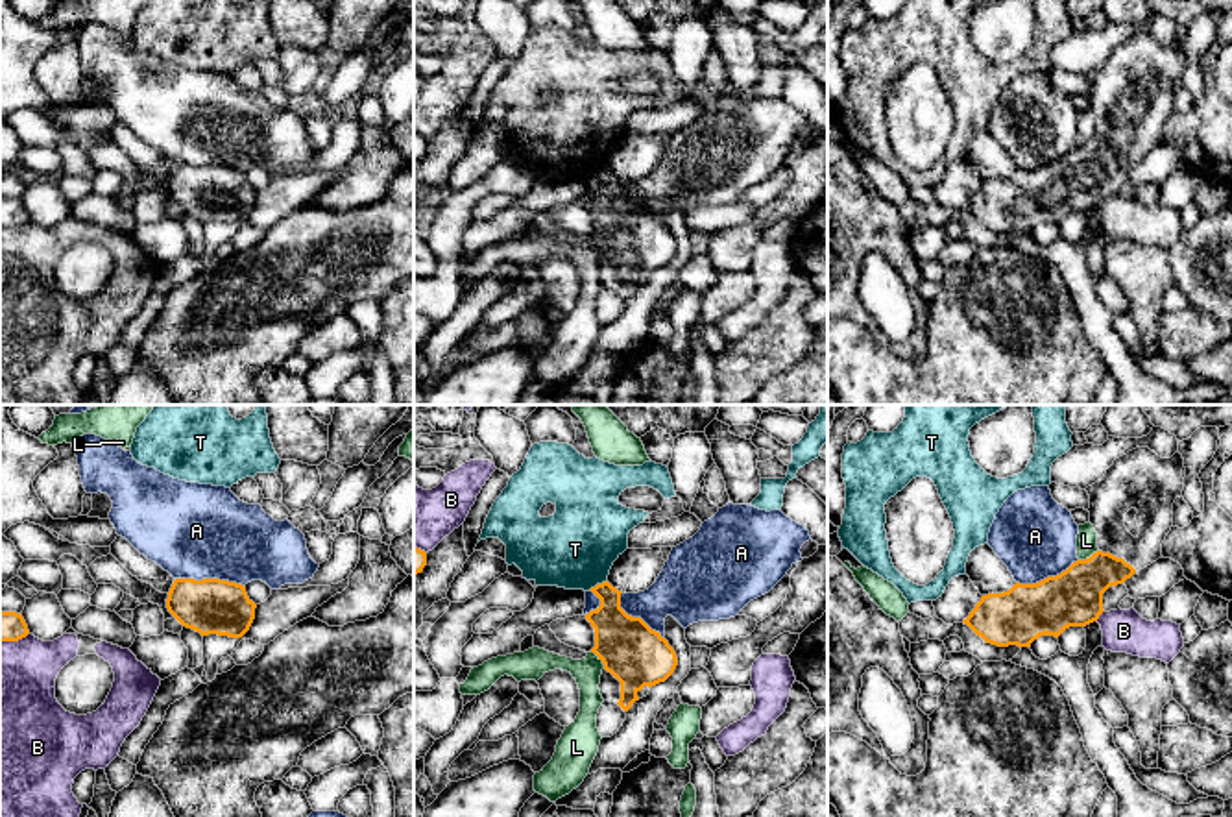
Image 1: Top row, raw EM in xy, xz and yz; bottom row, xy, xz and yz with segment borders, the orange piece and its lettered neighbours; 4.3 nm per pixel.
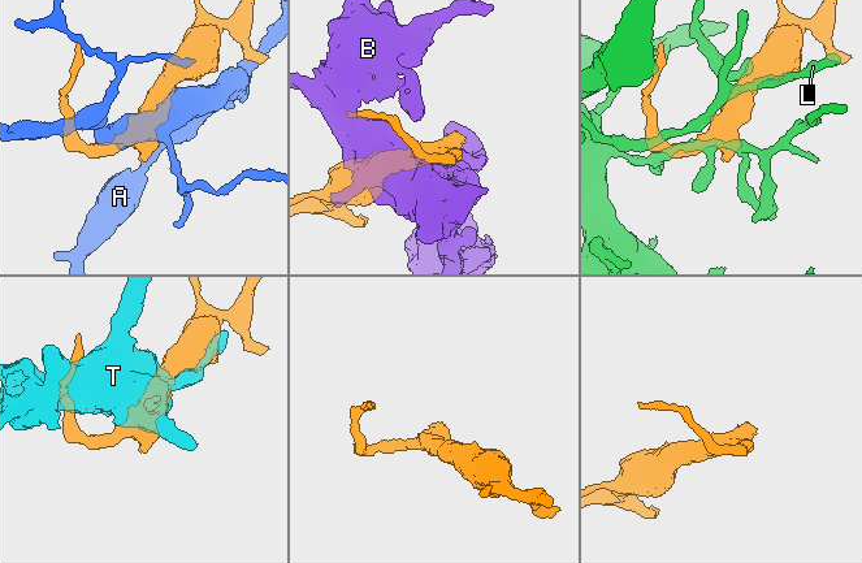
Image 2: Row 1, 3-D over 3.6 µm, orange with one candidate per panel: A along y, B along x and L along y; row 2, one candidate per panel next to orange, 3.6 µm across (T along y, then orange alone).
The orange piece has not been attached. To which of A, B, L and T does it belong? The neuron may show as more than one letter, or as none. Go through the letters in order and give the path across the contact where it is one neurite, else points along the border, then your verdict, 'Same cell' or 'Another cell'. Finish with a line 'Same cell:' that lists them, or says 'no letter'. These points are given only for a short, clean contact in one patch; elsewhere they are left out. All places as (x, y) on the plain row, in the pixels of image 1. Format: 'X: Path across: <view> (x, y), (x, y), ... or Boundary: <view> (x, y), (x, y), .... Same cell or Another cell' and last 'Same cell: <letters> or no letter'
A: Another cell
B: Another cell
L: Another cell
T: Another cell
Same cell: no letter

